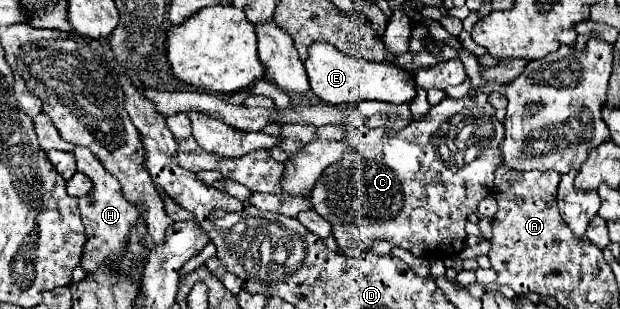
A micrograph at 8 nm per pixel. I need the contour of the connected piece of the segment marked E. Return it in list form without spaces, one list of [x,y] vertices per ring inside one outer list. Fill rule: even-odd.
[[[315,43],[309,49],[309,57],[305,61],[307,77],[311,91],[329,105],[355,105],[361,101],[387,101],[387,103],[411,103],[415,97],[413,77],[397,65],[391,63],[375,63],[367,59],[347,57],[339,53],[333,45]]]

